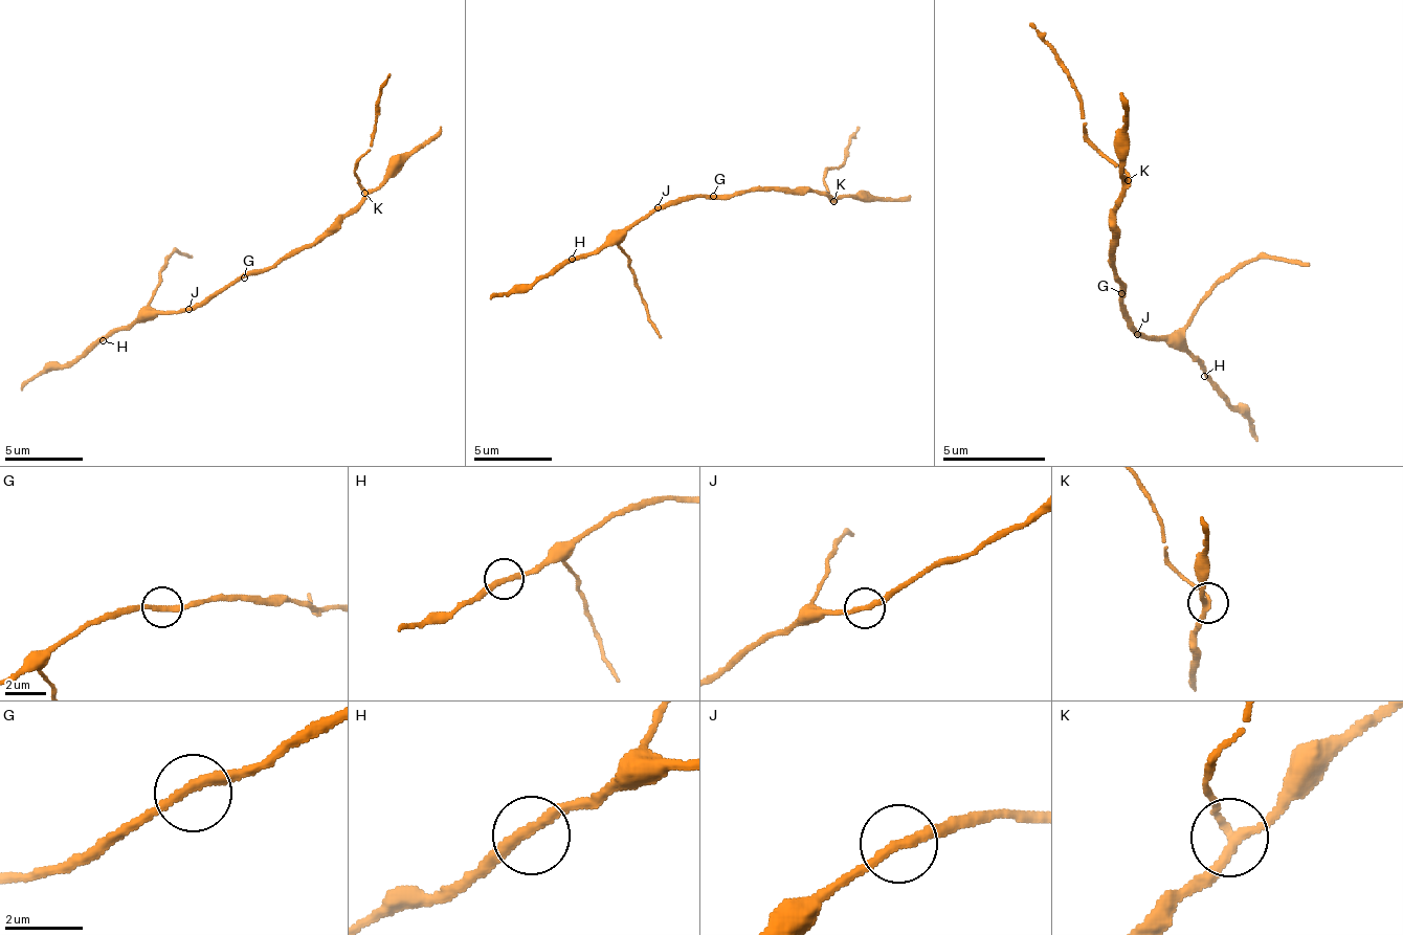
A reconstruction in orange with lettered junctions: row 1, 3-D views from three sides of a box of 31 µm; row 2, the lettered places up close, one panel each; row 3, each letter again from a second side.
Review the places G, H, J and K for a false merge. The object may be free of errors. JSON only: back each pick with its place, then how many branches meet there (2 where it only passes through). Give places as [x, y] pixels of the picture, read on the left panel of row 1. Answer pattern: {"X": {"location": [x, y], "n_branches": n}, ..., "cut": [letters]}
{"K": {"location": [364, 193], "n_branches": 3}, "cut": ["K"]}

